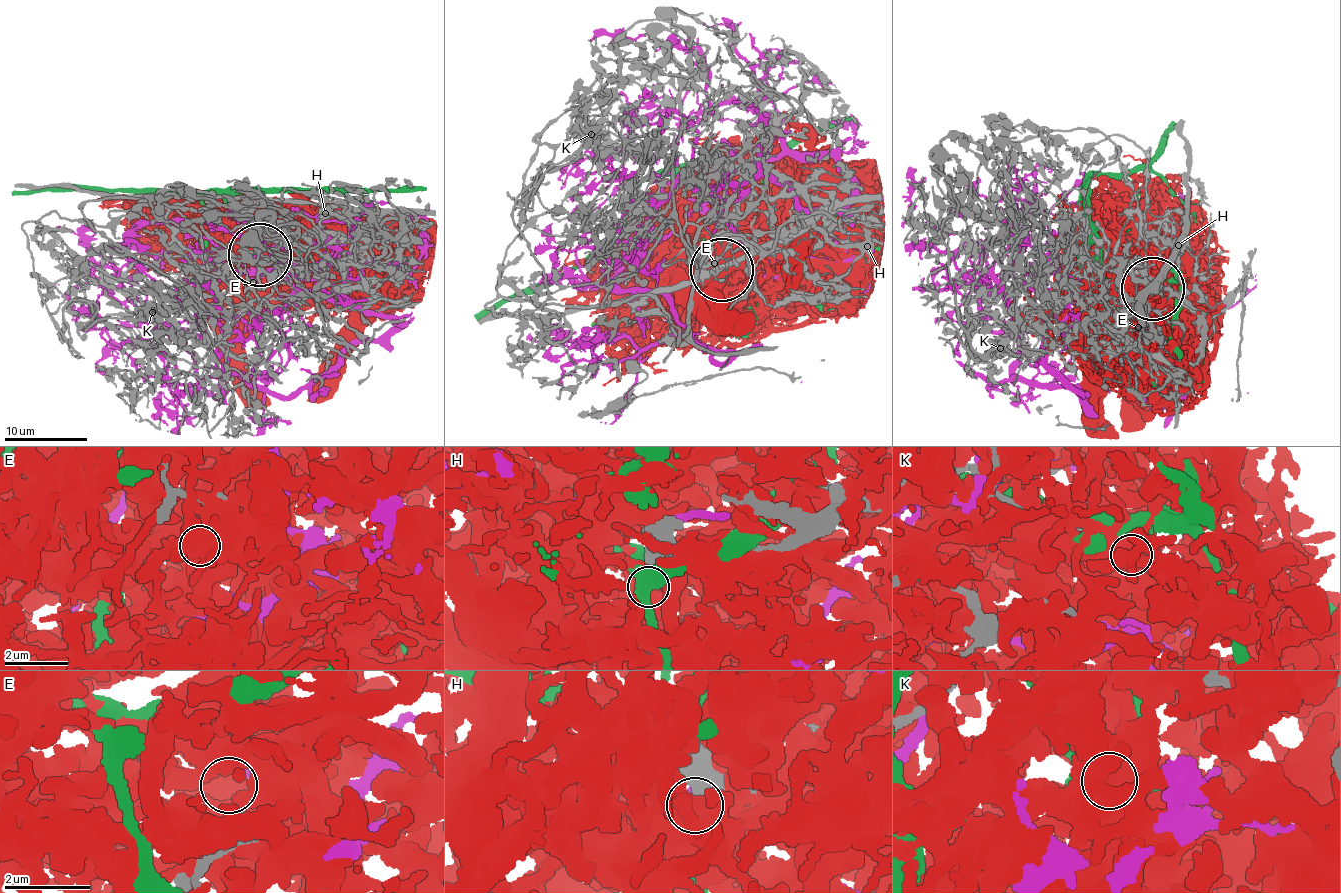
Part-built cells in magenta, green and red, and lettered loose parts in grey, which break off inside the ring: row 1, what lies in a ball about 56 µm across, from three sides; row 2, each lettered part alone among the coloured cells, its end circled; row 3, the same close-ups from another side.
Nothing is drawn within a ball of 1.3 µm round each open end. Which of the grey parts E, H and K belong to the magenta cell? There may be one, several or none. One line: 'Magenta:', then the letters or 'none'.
Magenta: none

